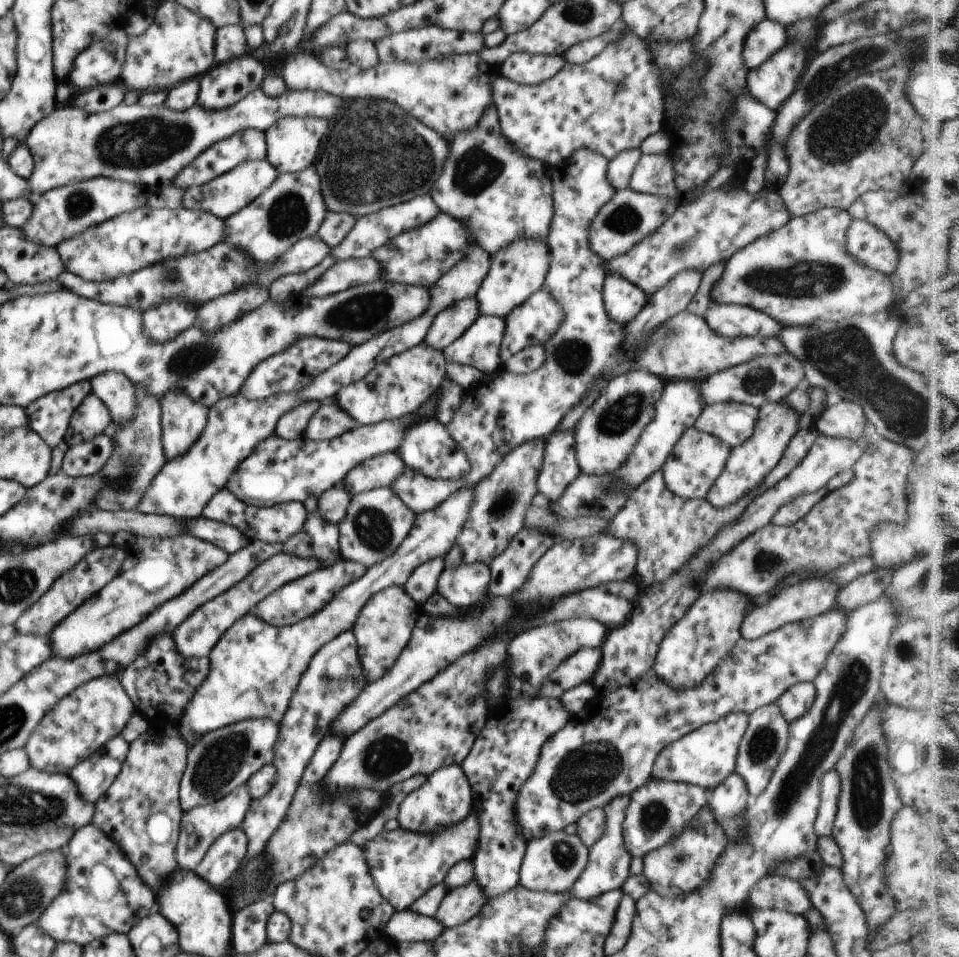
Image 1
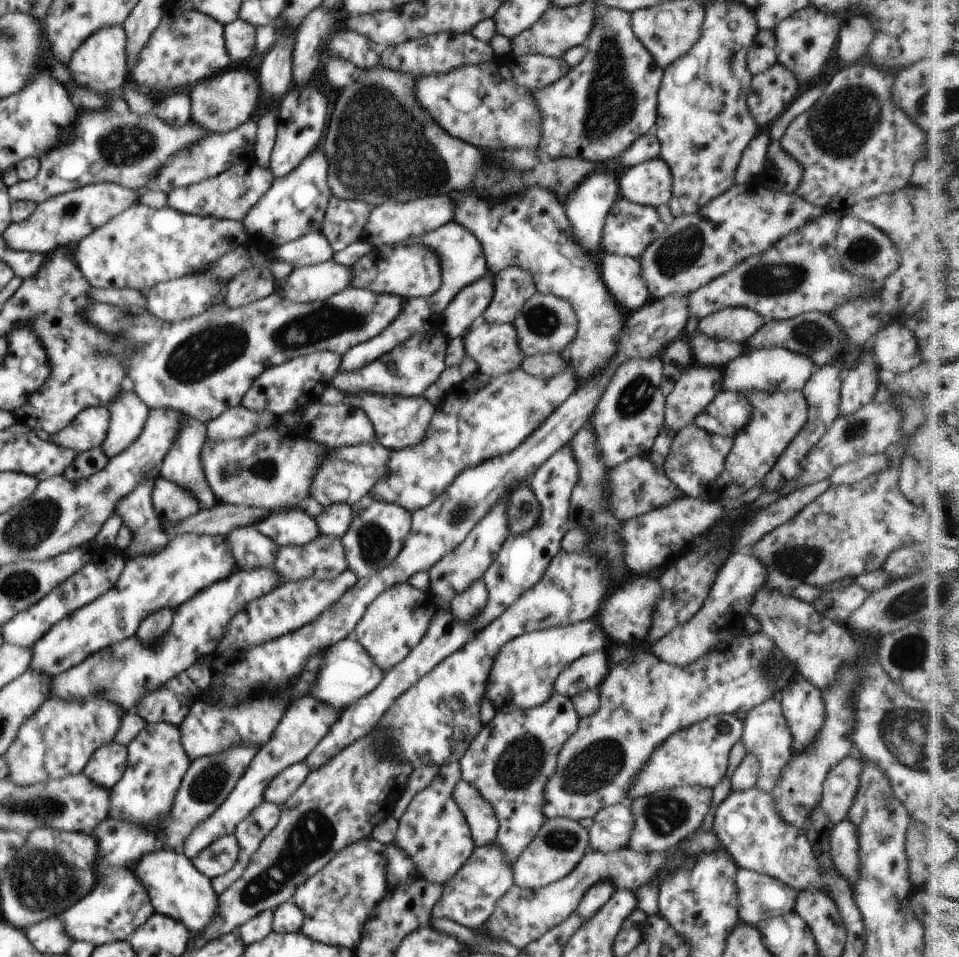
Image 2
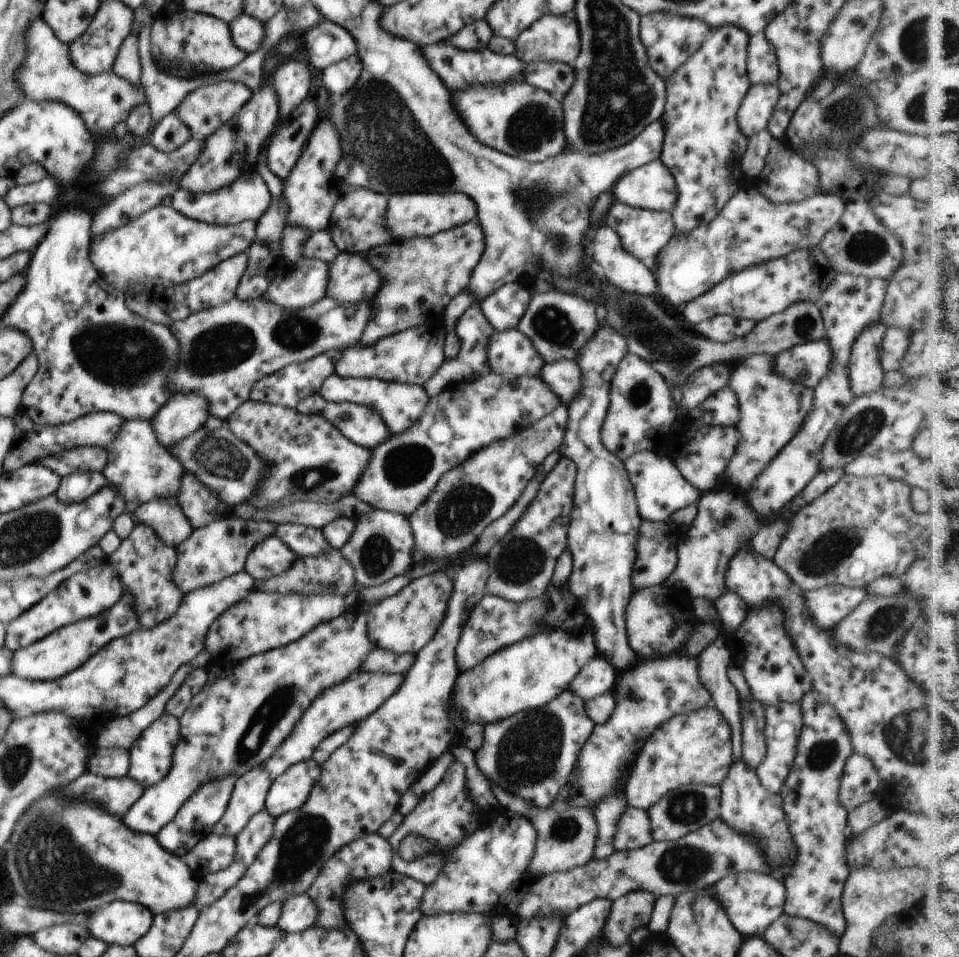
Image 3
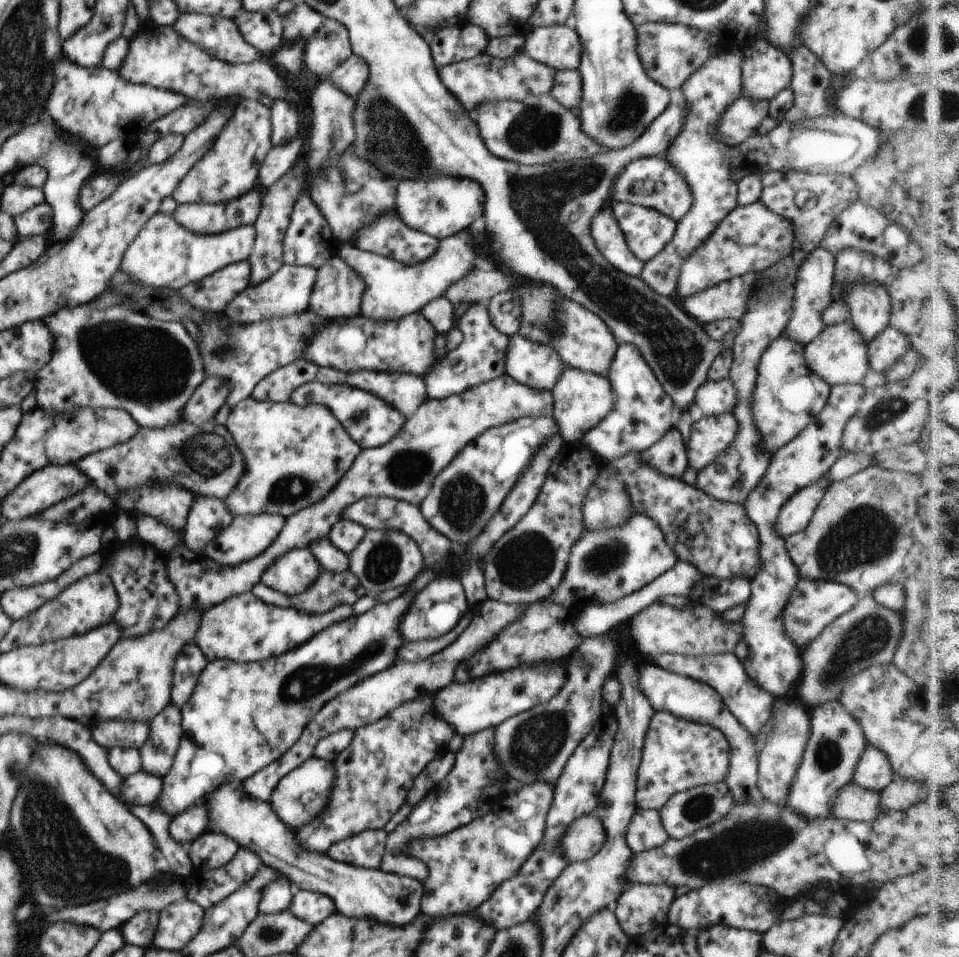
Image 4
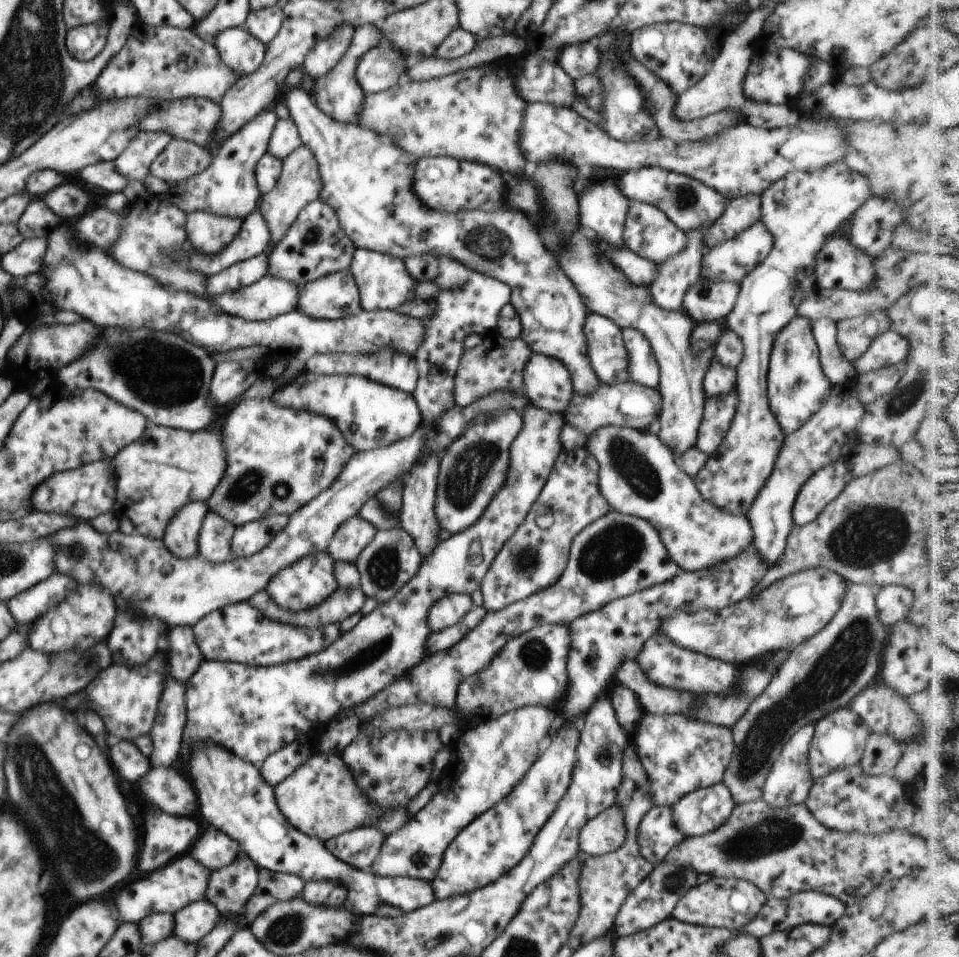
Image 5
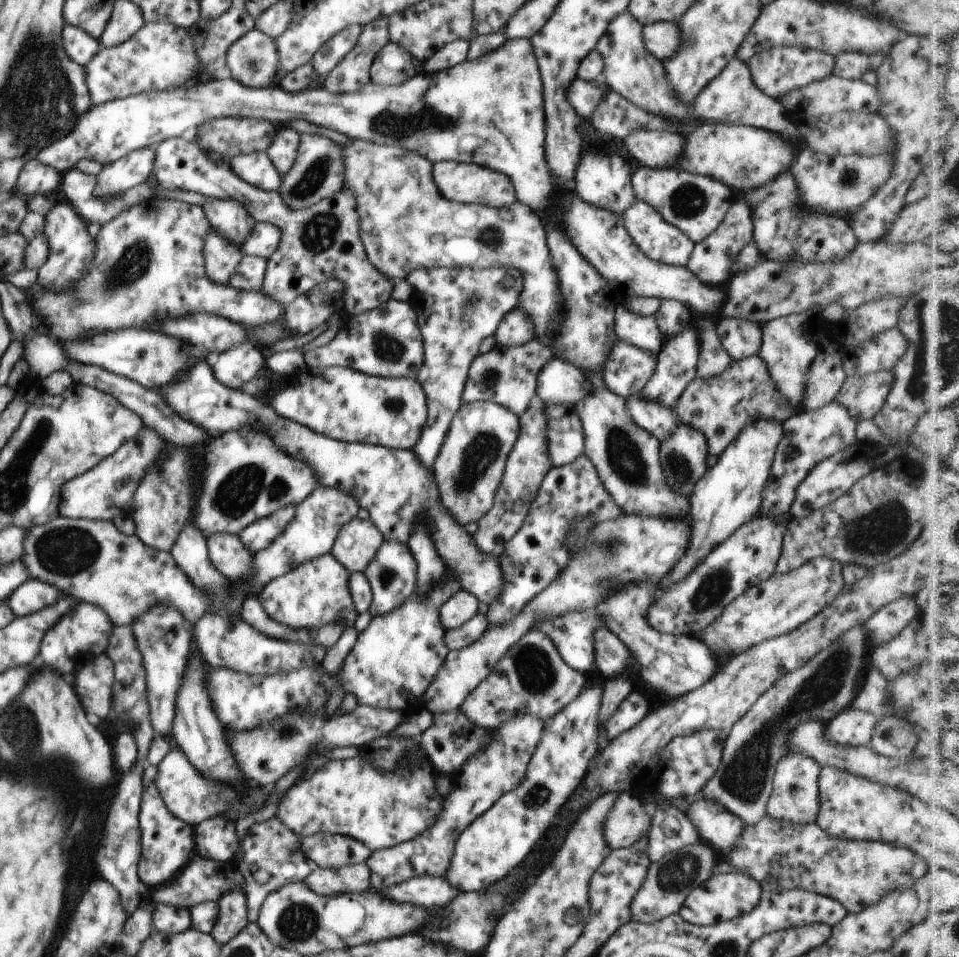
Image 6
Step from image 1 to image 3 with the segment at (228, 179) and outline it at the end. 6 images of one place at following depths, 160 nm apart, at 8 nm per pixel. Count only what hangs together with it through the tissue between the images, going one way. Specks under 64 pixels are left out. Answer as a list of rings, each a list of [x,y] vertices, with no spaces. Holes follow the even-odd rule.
[[[246,169],[231,185],[213,193],[191,193],[179,188],[172,196],[172,208],[186,218],[211,225],[235,225],[242,221],[257,221],[270,206],[270,191],[255,169]]]

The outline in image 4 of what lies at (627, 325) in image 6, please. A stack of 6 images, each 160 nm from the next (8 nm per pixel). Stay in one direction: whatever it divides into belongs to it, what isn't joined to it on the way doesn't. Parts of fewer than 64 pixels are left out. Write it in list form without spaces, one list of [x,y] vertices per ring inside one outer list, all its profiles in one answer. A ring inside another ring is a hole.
[[[619,344],[607,377],[616,397],[615,405],[602,422],[584,433],[582,440],[603,462],[631,452],[645,451],[674,427],[679,418],[672,399],[665,393],[635,344]]]

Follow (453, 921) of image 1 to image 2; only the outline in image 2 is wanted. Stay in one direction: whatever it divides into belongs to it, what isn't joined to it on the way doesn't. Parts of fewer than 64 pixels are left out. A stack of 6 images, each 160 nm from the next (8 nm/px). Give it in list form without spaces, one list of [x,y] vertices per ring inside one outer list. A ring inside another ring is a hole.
[[[495,838],[487,845],[474,847],[470,858],[460,867],[460,870],[443,884],[440,898],[432,907],[432,919],[448,919],[471,929],[478,929],[491,917],[497,902],[514,885],[513,866],[509,863],[505,852],[496,844]]]

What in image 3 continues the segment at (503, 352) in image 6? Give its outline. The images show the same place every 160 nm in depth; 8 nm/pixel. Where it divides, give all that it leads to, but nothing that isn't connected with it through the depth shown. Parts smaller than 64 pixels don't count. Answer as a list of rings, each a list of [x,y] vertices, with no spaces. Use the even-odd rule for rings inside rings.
[[[474,303],[464,311],[464,314],[457,320],[453,330],[460,339],[461,347],[458,354],[451,359],[445,360],[441,367],[424,384],[424,390],[429,397],[440,397],[441,392],[457,385],[467,383],[475,378],[486,376],[492,372],[489,365],[488,345],[491,336],[496,332],[495,328],[484,316],[479,303]]]

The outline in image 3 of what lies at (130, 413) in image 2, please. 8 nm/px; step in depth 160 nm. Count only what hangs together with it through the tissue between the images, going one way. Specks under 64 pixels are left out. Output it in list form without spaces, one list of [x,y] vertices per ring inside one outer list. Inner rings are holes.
[[[140,419],[125,420],[115,441],[106,450],[109,452],[109,459],[102,473],[106,477],[107,484],[116,491],[119,491],[126,504],[128,502],[138,502],[141,505],[149,503],[152,499],[170,499],[177,496],[183,476],[185,475],[185,470],[180,461],[177,461],[158,442],[157,436],[154,430],[152,430],[151,421]]]

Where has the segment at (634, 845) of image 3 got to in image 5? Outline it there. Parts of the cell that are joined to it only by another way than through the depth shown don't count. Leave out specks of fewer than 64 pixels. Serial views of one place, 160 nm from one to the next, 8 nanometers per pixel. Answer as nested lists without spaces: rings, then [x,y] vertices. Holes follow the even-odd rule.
[[[654,805],[639,824],[639,853],[656,866],[685,838],[685,834],[675,825],[672,809],[669,806]]]

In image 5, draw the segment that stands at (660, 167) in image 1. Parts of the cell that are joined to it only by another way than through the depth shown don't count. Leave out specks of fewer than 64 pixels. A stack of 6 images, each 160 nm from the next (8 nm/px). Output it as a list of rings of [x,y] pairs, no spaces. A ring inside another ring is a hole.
[[[642,167],[629,170],[618,181],[618,188],[629,198],[657,206],[666,216],[685,233],[712,226],[724,213],[726,198],[704,186],[698,180],[660,167]]]

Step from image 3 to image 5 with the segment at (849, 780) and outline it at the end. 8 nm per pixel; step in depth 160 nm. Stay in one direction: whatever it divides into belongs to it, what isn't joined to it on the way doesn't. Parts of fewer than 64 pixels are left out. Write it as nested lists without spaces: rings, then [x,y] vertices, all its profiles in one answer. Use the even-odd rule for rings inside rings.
[[[870,733],[861,767],[866,775],[890,775],[903,755],[903,745],[888,733]]]

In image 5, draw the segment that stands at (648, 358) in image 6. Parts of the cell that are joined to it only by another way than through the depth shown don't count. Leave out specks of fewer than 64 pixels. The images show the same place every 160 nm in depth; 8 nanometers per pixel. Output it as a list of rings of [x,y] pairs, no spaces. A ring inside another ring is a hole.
[[[590,313],[583,331],[591,365],[601,382],[615,385],[630,381],[629,356],[621,328],[608,317]]]

